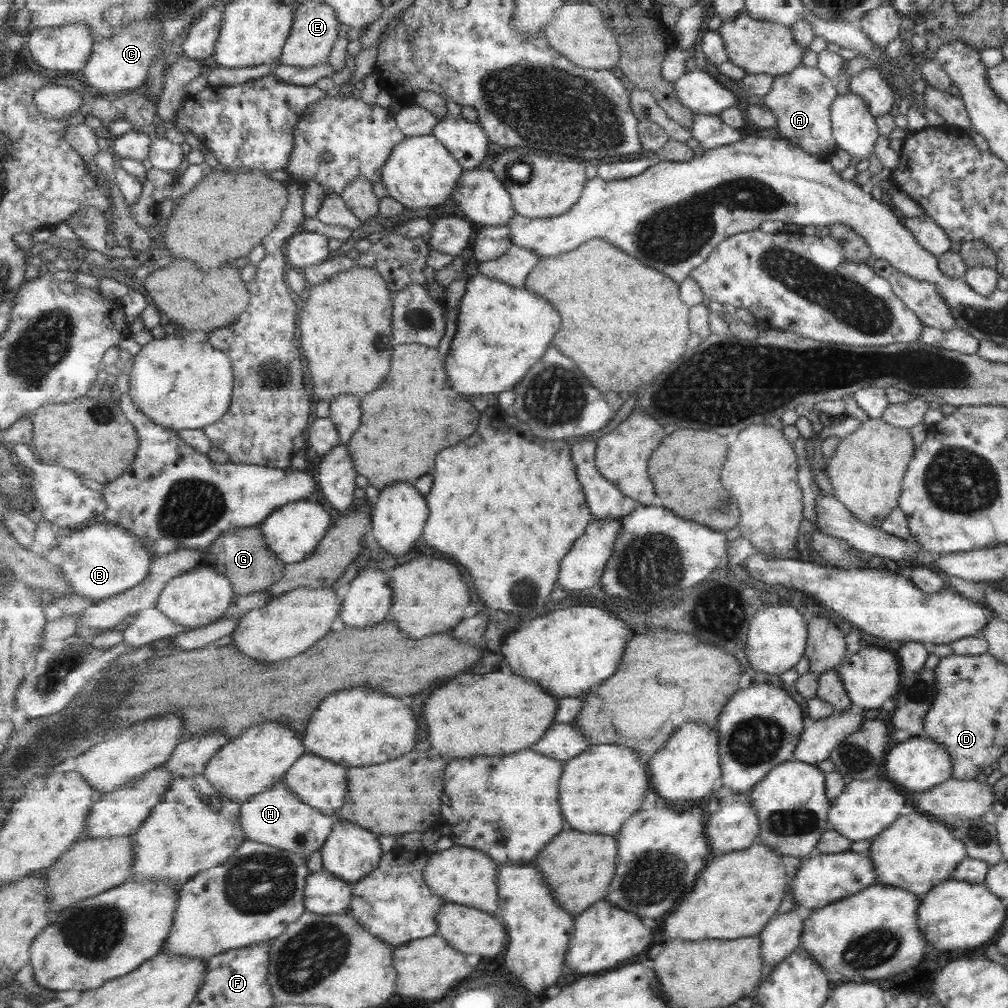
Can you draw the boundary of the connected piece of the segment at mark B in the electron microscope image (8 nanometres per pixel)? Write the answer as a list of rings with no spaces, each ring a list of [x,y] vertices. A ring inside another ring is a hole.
[[[104,519],[99,522],[101,524],[84,527],[71,536],[59,538],[58,546],[62,556],[59,565],[67,580],[70,580],[74,594],[90,598],[91,604],[140,585],[149,576],[156,556],[137,535],[127,531],[125,526]]]

